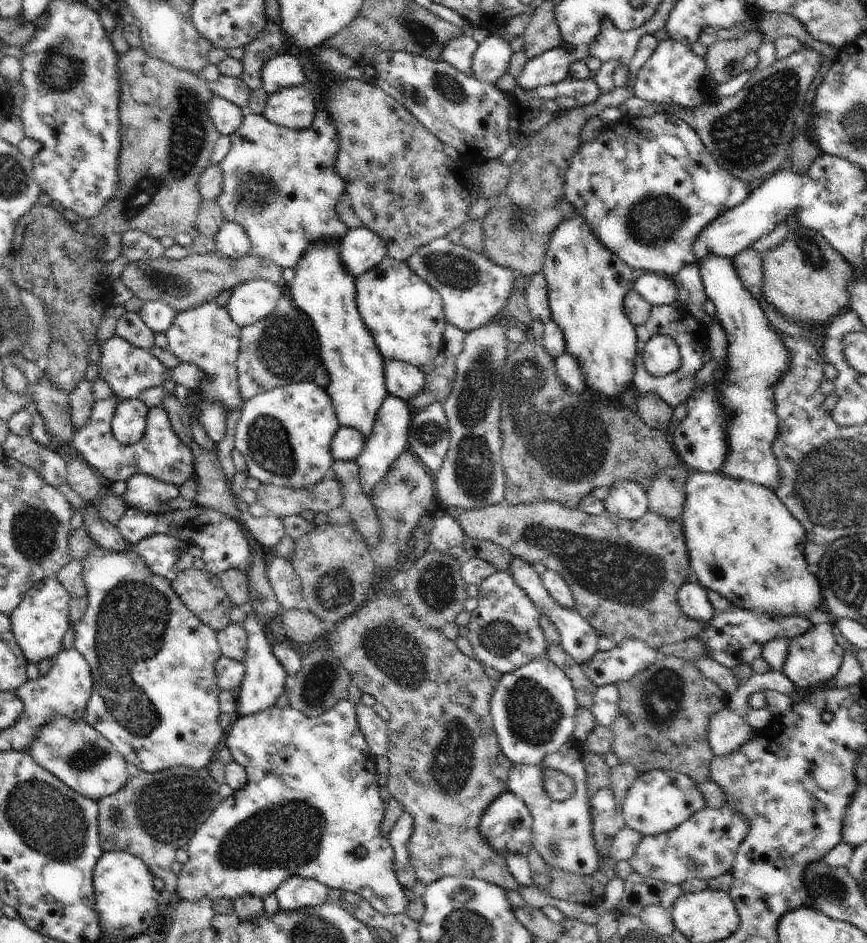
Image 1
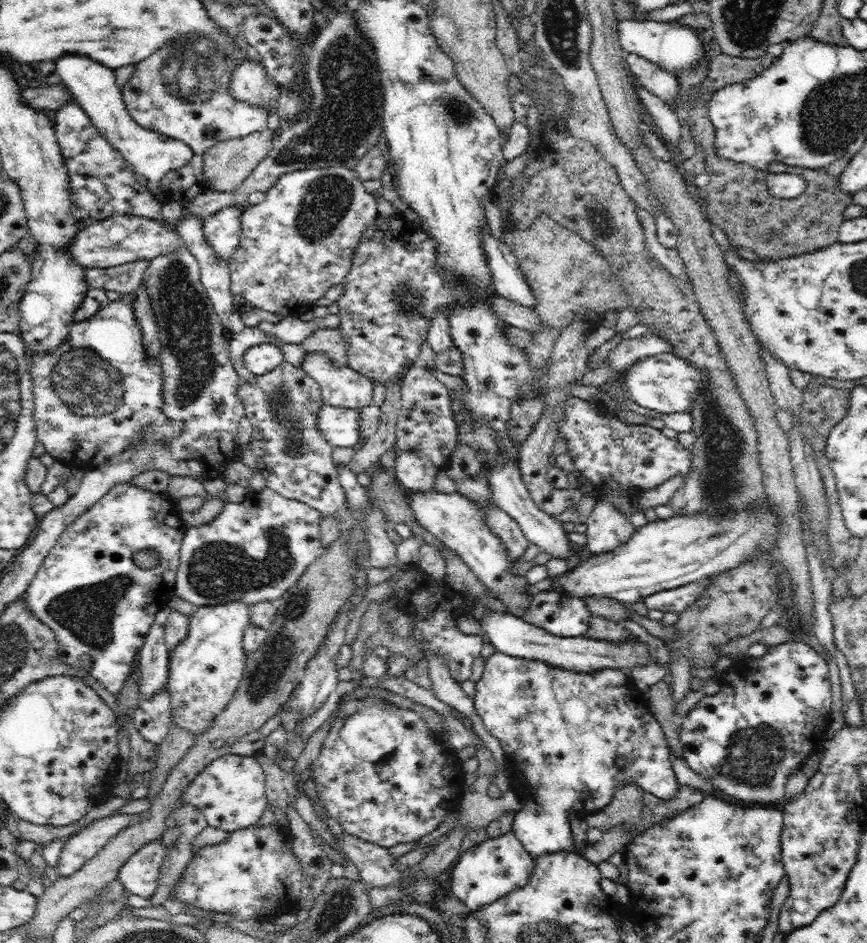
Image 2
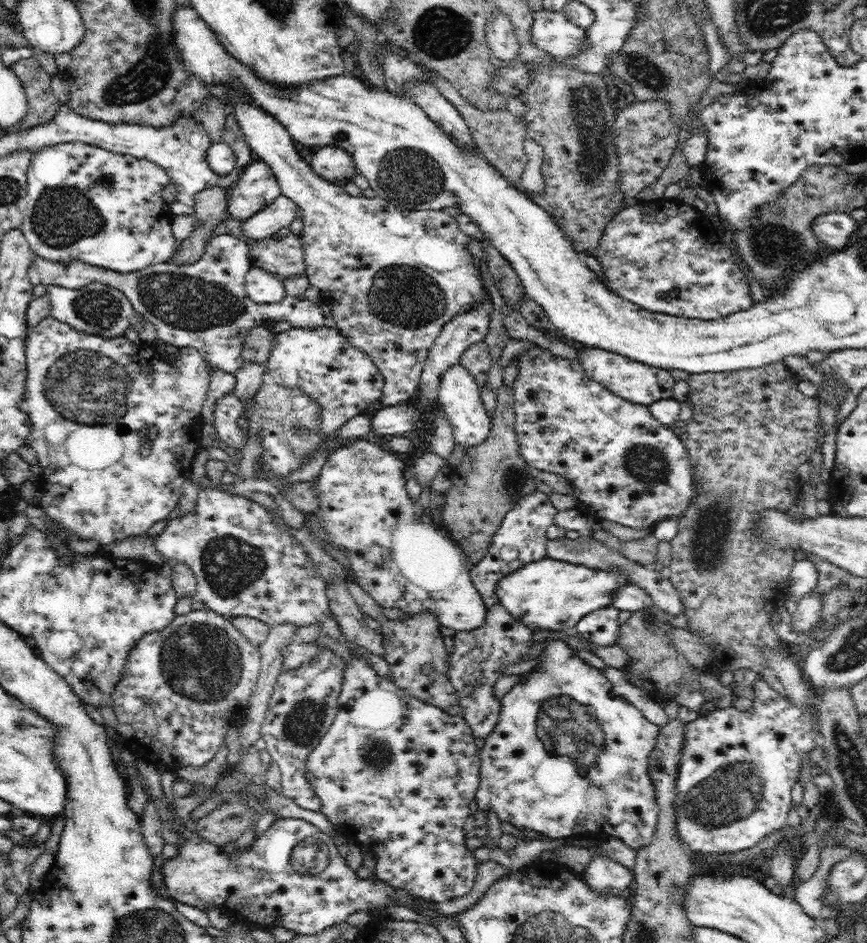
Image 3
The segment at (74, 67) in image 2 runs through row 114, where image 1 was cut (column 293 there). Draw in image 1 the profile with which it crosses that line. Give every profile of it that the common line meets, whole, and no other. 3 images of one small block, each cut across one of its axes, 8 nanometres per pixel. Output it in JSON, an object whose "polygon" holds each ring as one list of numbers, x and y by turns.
{"polygon":[[307,86,288,87,269,95,262,115,268,122,301,131,312,126,317,107,313,91]]}

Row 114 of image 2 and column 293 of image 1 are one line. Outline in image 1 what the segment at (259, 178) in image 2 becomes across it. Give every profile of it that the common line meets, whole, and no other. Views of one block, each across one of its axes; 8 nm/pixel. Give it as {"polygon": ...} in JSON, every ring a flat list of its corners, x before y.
{"polygon":[[283,293,272,314,241,328,236,366,242,406,258,393,310,379,310,374,320,364,320,348,312,320,293,304,290,294]]}

